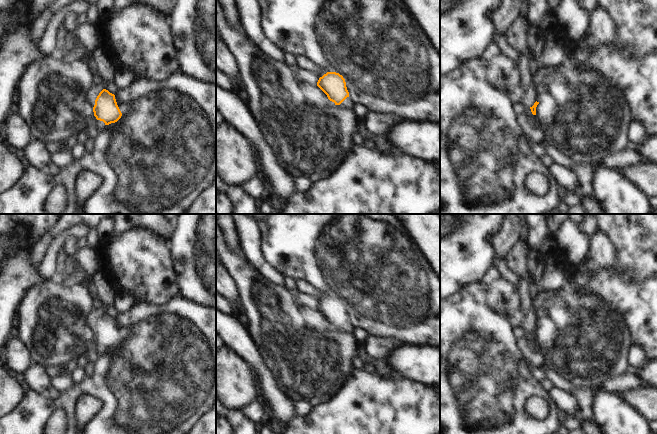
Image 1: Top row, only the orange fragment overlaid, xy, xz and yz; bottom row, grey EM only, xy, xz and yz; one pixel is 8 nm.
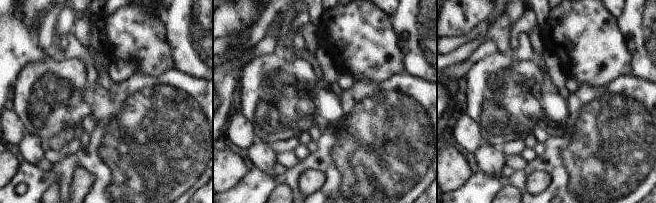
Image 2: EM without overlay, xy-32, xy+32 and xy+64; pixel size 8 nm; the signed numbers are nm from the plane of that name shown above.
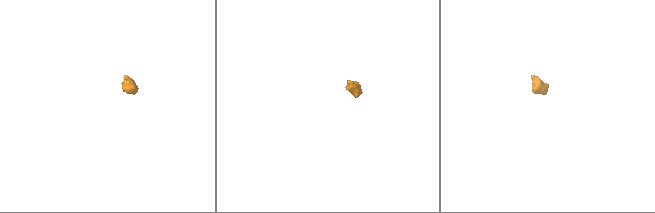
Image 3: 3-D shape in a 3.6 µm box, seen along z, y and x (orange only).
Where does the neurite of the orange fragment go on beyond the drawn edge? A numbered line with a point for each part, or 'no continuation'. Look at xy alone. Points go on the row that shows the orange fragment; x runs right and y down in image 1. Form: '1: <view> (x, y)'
1: xy (160, 155).

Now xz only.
1: xz (378, 48).

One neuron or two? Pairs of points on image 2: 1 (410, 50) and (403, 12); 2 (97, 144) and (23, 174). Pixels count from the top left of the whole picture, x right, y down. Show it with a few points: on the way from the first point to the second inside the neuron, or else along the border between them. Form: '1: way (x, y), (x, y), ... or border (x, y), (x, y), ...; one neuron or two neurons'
1: way (410, 41), (410, 21); one neuron
2: way (79, 158), (51, 175), (41, 175); one neuron

